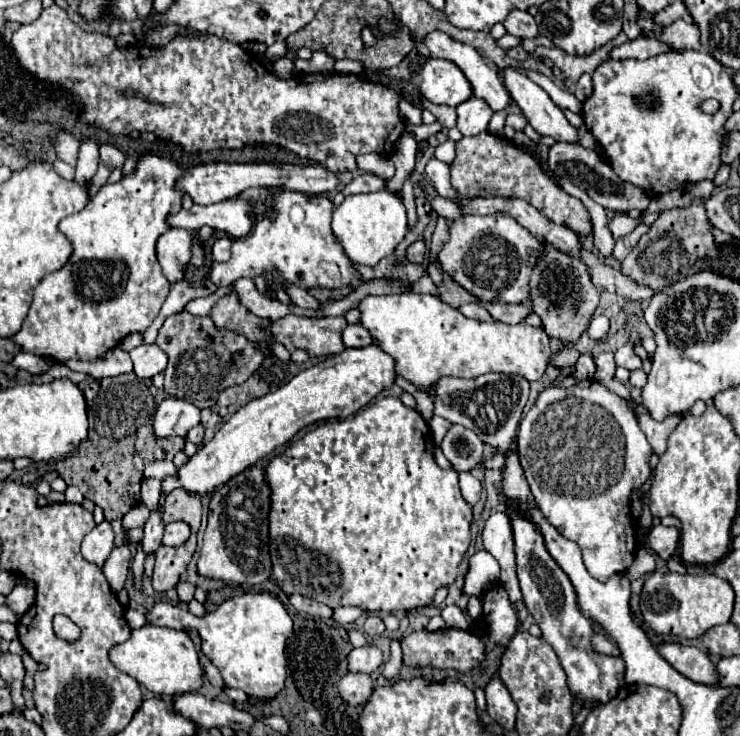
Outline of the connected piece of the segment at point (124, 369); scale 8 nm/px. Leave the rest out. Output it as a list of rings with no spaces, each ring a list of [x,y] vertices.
[[[118,346],[104,352],[98,360],[92,362],[66,362],[66,366],[74,372],[82,372],[86,376],[94,376],[94,378],[106,378],[106,376],[120,376],[120,374],[128,374],[132,372],[132,360],[128,356],[128,352],[120,350]]]

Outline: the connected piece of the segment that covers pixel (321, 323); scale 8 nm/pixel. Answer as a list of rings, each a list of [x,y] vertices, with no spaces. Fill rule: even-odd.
[[[230,292],[226,296],[222,296],[212,312],[210,312],[210,318],[214,322],[216,328],[222,328],[222,330],[232,330],[234,334],[242,334],[248,338],[250,344],[254,344],[260,352],[264,352],[266,356],[272,356],[270,352],[270,344],[274,342],[280,342],[284,344],[290,352],[294,352],[296,348],[302,348],[306,350],[310,356],[334,356],[334,354],[340,354],[346,346],[342,342],[342,330],[346,328],[346,318],[344,316],[336,316],[336,318],[300,318],[300,316],[294,316],[294,314],[288,314],[284,318],[278,318],[278,320],[268,320],[268,318],[258,318],[254,316],[236,296],[236,292]]]

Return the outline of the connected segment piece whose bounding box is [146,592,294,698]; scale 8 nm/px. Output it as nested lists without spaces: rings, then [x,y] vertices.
[[[268,592],[232,596],[204,616],[194,616],[188,608],[170,602],[156,602],[146,614],[146,620],[172,630],[194,630],[200,636],[202,652],[220,670],[224,684],[230,688],[240,688],[256,698],[274,698],[284,688],[288,668],[284,650],[294,624],[284,604]]]

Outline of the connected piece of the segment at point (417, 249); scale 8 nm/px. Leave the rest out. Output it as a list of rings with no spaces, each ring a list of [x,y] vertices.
[[[418,240],[418,242],[414,242],[414,244],[410,244],[406,248],[406,258],[412,264],[422,264],[424,256],[426,256],[426,244],[424,244],[424,240]]]

